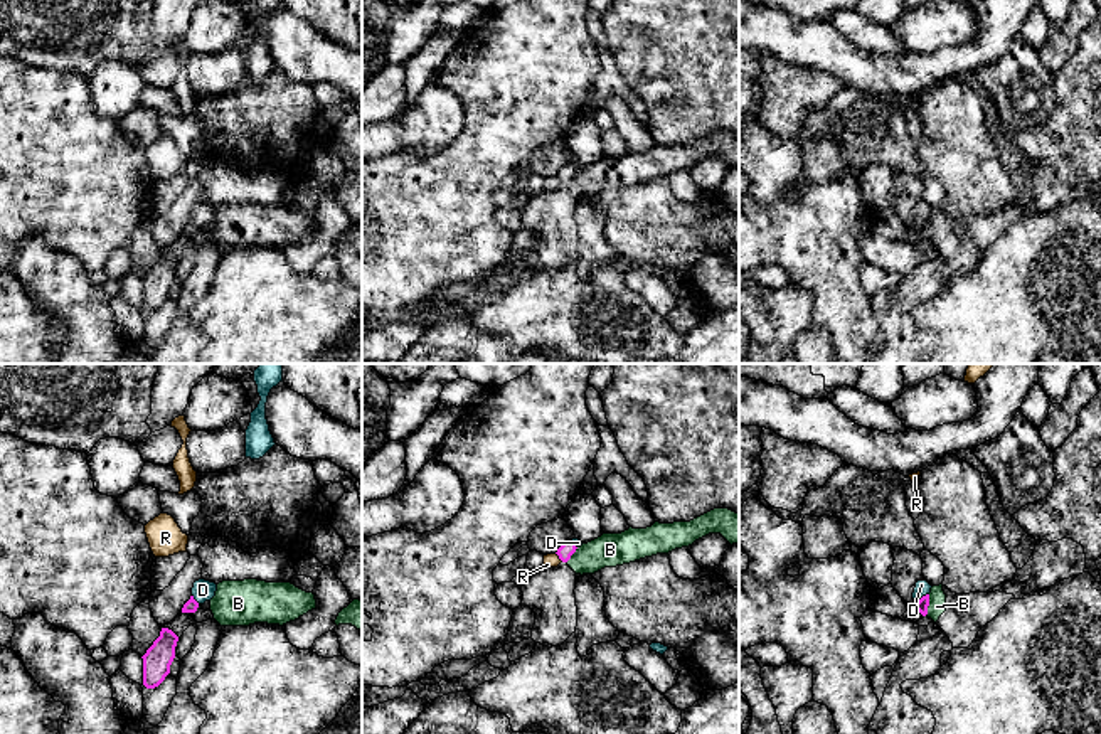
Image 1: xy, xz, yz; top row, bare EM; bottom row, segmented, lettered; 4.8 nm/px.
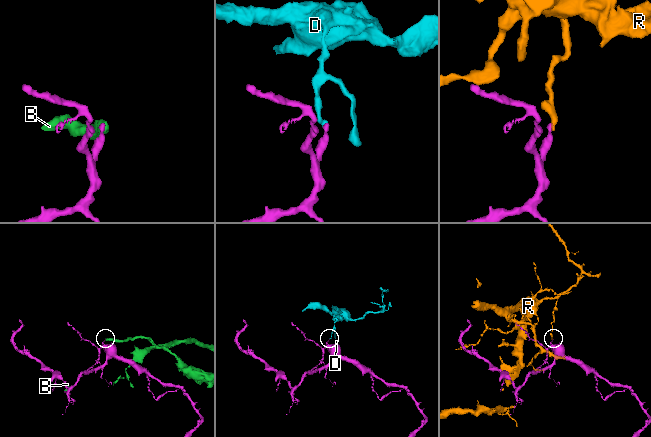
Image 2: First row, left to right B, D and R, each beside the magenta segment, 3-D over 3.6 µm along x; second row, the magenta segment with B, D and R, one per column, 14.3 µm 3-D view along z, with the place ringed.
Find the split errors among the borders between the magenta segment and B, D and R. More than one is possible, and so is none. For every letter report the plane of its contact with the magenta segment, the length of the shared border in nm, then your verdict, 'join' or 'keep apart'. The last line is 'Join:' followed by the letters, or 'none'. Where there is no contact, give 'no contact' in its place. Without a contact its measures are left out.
B: yz | 110 nm | keep apart
D: yz | 90 nm | keep apart
R: xz | 60 nm | keep apart
Join: none

